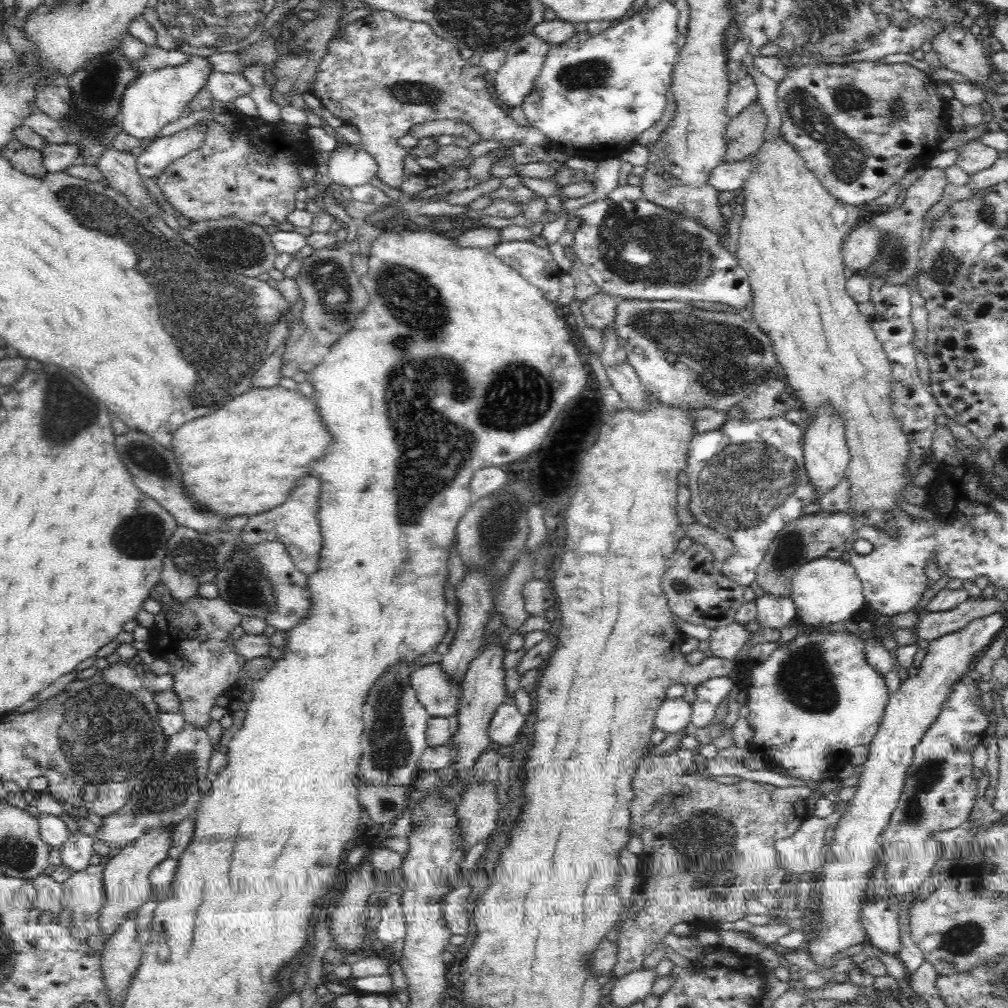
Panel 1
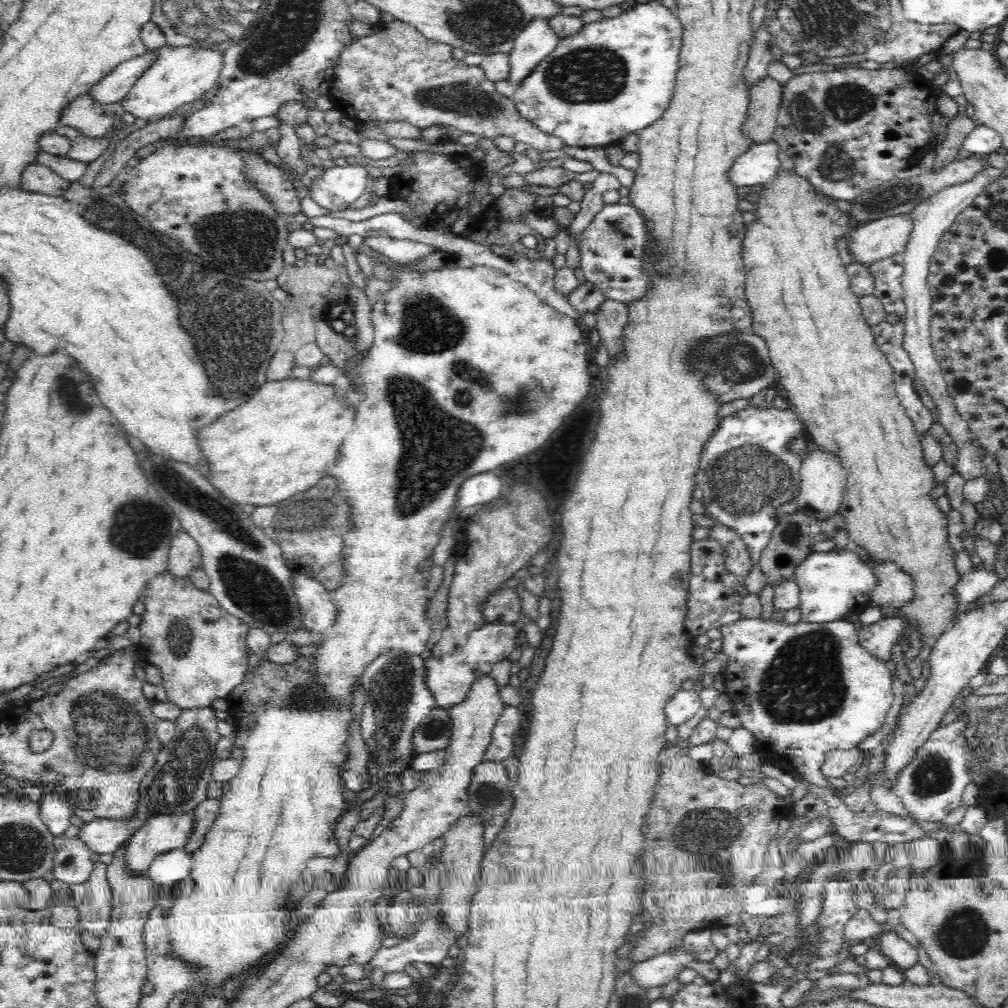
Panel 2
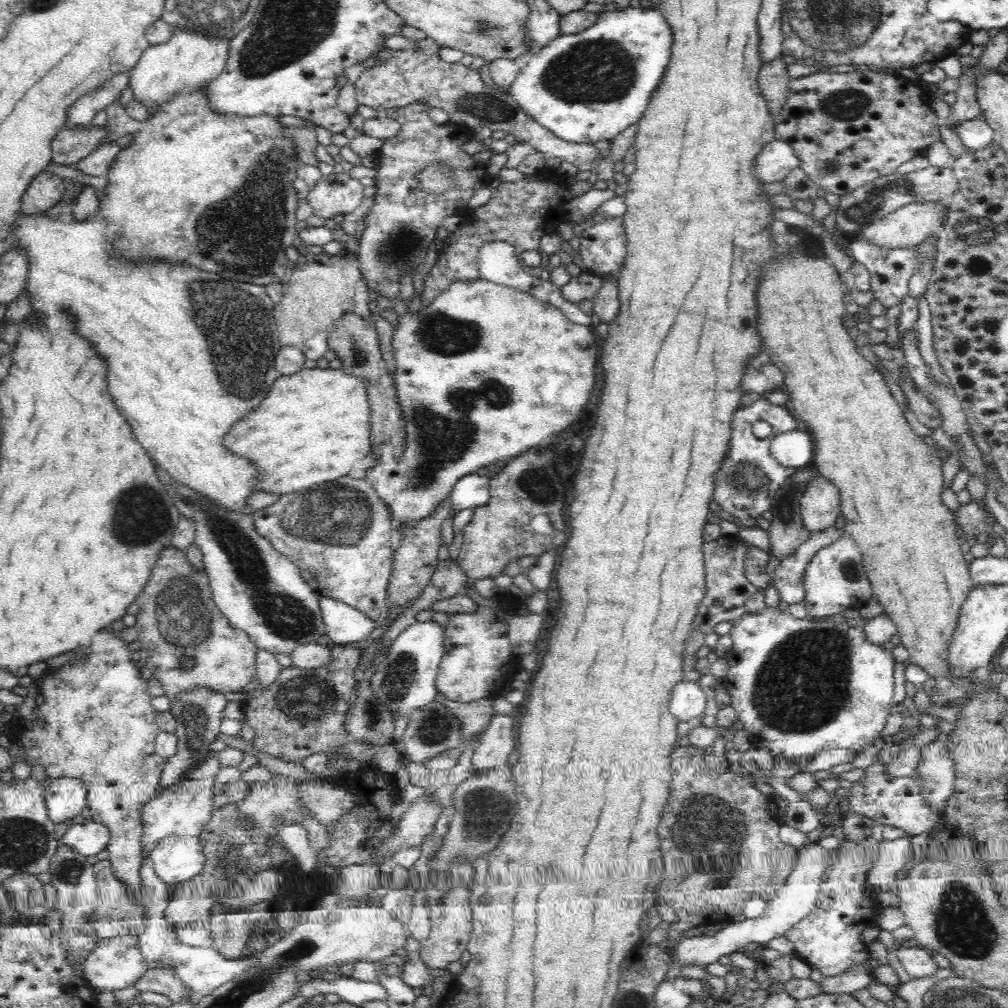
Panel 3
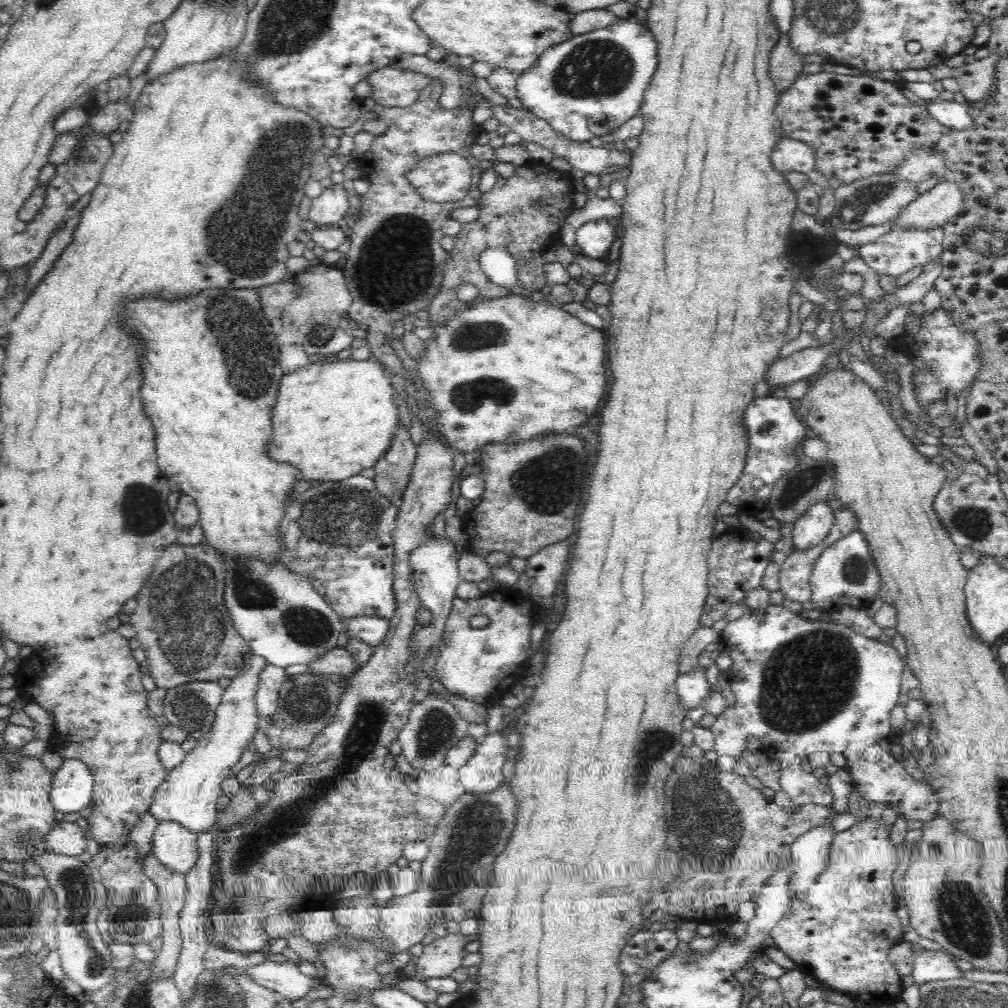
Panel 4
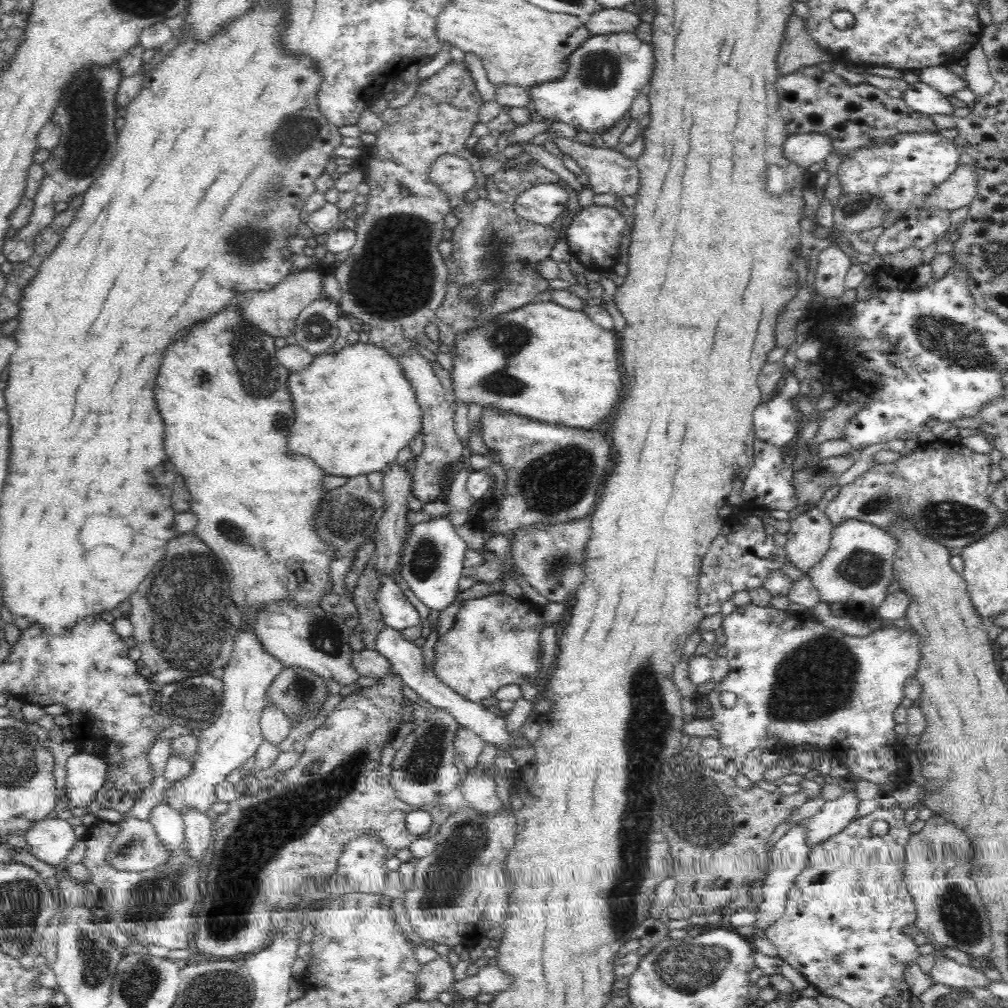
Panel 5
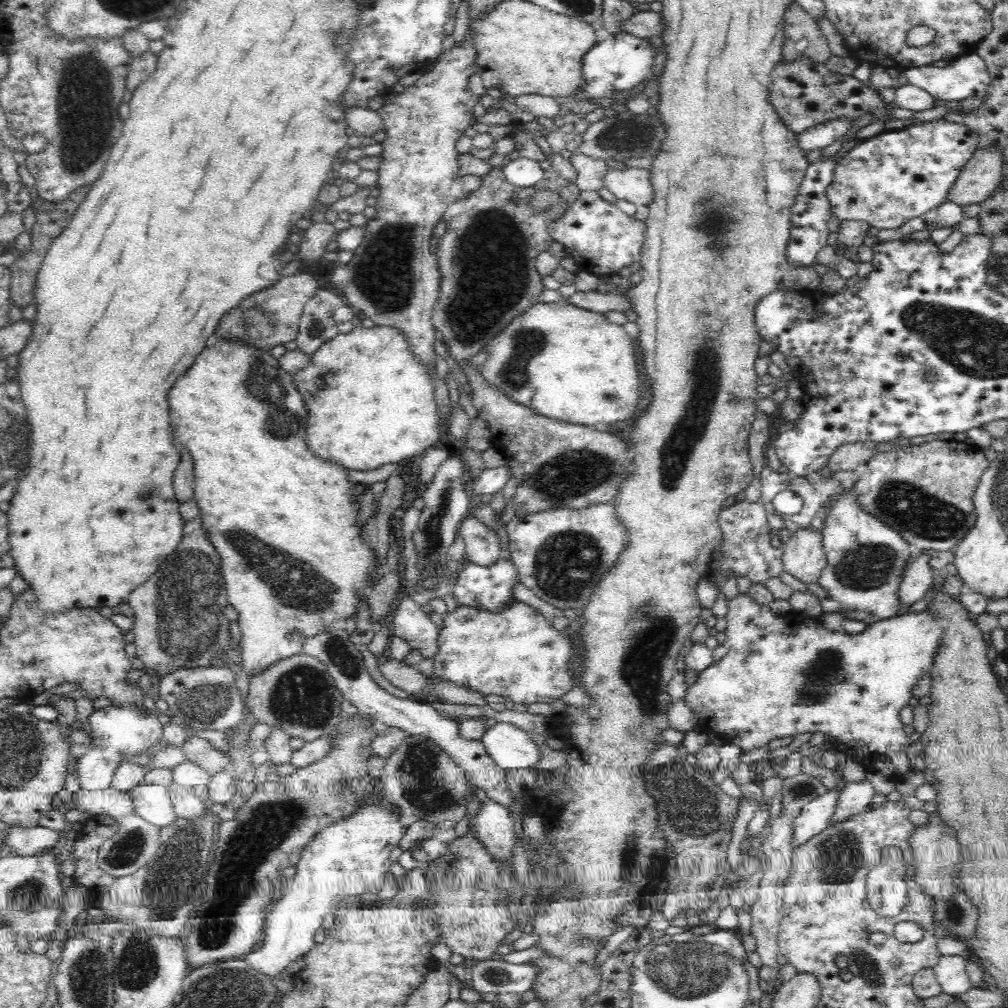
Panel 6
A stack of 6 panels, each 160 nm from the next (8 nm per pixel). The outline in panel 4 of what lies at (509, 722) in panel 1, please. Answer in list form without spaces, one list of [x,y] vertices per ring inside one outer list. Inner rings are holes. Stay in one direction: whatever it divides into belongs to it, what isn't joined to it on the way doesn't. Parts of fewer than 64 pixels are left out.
[[[487,733],[480,740],[470,760],[459,768],[459,780],[465,794],[484,794],[496,790],[503,782],[502,766],[508,750],[502,733]]]

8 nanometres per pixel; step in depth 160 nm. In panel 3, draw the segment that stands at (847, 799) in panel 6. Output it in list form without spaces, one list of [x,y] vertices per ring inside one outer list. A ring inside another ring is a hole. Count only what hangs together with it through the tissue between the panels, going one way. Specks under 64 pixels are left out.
[[[818,841],[804,844],[797,850],[795,866],[786,878],[785,886],[778,890],[778,893],[772,893],[767,900],[766,911],[760,917],[738,922],[731,921],[710,938],[708,936],[686,938],[678,944],[678,948],[673,950],[674,953],[670,954],[671,958],[678,960],[680,964],[702,964],[704,966],[716,962],[720,956],[730,956],[742,951],[749,943],[759,946],[767,945],[773,938],[782,937],[814,909],[819,886],[829,865],[829,859],[829,852],[819,845]]]

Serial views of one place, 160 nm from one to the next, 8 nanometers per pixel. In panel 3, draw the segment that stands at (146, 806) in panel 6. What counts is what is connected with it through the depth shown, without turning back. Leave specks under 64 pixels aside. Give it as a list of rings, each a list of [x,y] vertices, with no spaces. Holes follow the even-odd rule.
[[[198,836],[161,838],[152,848],[149,857],[153,861],[156,875],[171,887],[201,874],[206,862]]]

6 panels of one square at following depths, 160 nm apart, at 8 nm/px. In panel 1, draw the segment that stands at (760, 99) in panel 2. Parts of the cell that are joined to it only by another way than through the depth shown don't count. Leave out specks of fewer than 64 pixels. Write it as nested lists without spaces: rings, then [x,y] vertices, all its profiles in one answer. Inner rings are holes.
[[[755,99],[732,118],[726,127],[725,162],[736,162],[754,154],[767,136],[767,116],[761,108],[761,103]]]

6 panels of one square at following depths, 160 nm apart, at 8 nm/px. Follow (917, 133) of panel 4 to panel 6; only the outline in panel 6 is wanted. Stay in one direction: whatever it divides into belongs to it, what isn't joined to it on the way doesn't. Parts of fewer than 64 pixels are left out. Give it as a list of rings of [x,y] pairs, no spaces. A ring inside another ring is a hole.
[[[801,57],[790,62],[778,62],[771,74],[768,101],[772,103],[781,121],[799,135],[806,129],[834,118],[860,118],[872,112],[877,119],[888,116],[886,107],[876,91],[868,89],[853,74],[845,75],[831,71],[824,63]]]

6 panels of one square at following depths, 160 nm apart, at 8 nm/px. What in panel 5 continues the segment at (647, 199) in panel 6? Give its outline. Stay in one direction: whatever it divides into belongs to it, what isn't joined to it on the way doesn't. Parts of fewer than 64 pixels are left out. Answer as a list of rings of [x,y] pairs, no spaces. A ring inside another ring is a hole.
[[[558,137],[554,139],[556,146],[561,152],[570,154],[576,160],[578,166],[582,168],[583,173],[588,175],[590,187],[594,189],[594,193],[634,196],[640,190],[639,168],[636,161],[628,159],[626,155],[619,152],[618,148],[608,149],[602,147],[592,147],[581,142],[573,142],[566,137]]]

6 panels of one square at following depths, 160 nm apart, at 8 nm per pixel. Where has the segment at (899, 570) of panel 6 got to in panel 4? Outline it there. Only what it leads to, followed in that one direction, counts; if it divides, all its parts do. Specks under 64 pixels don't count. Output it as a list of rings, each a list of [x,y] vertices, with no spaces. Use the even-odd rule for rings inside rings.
[[[852,530],[845,538],[832,542],[820,552],[811,570],[810,584],[811,600],[822,611],[832,613],[842,607],[866,610],[877,597],[881,576],[866,539],[858,530]]]

